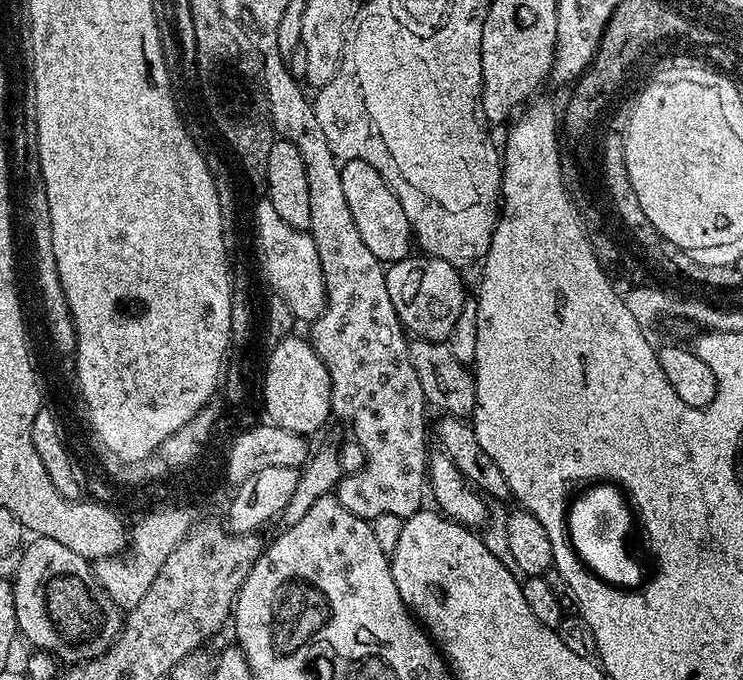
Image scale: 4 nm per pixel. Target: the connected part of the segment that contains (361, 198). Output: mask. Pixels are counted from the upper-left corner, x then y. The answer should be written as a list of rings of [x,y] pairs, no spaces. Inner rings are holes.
[[[345,160],[340,164],[340,177],[342,191],[346,194],[346,206],[350,206],[354,226],[358,226],[358,234],[362,234],[362,242],[366,242],[370,254],[382,262],[404,260],[413,251],[412,224],[408,221],[402,202],[391,192],[378,170],[365,160]]]

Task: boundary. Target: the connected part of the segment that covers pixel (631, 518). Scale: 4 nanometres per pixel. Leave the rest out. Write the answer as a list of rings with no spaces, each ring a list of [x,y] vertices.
[[[596,482],[585,488],[588,489],[577,500],[575,497],[571,501],[567,511],[566,532],[572,546],[581,561],[601,580],[629,590],[635,589],[645,579],[636,544],[632,541],[632,535],[638,532],[637,513],[615,483]]]

